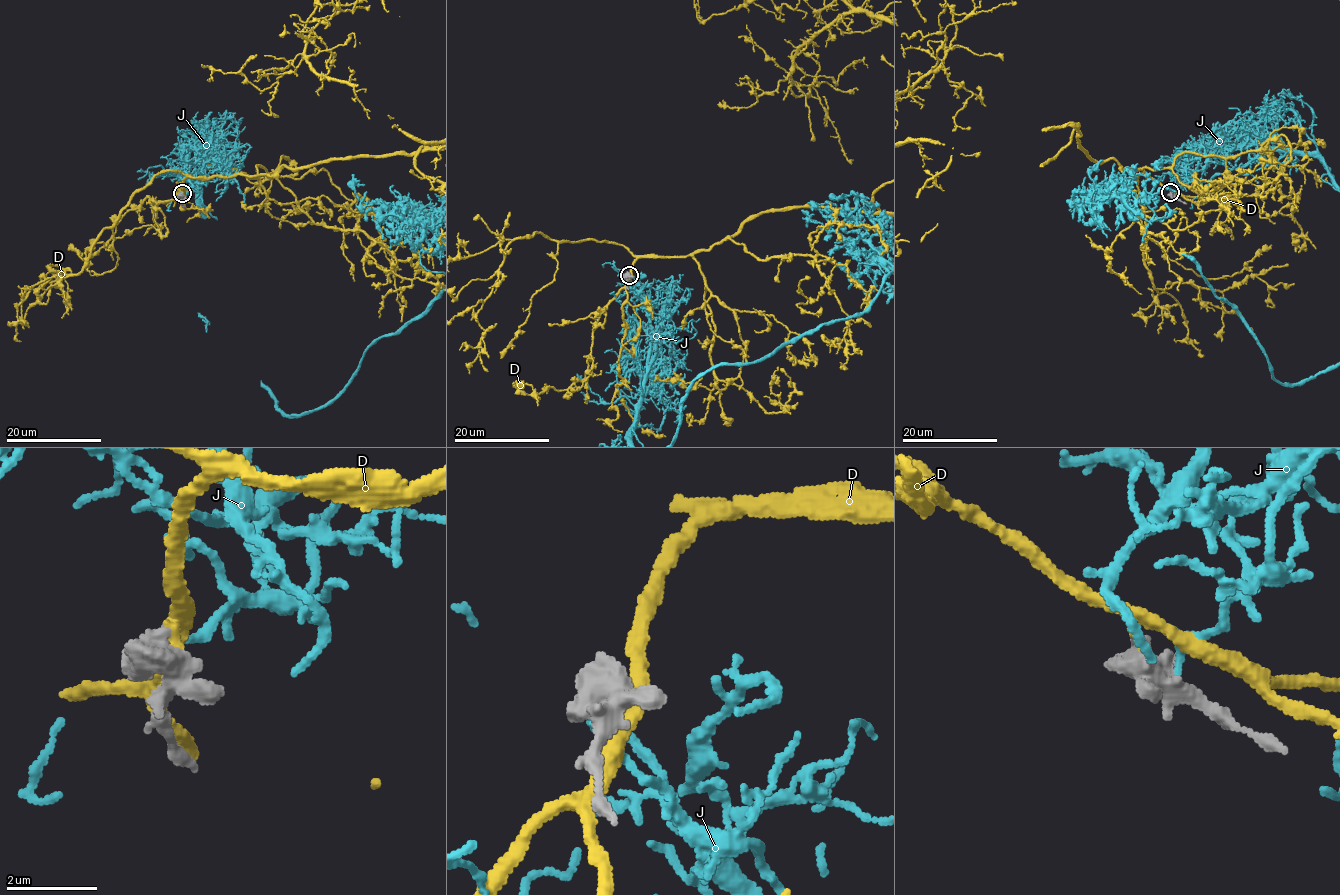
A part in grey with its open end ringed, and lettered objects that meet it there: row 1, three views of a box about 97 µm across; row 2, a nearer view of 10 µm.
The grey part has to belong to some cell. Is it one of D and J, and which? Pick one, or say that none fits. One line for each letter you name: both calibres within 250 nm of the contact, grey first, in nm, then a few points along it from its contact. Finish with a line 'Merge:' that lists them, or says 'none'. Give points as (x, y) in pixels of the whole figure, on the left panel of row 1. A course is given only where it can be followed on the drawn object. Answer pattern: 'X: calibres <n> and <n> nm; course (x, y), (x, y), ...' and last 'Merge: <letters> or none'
D: calibres 460 and 240 nm
Merge: D

